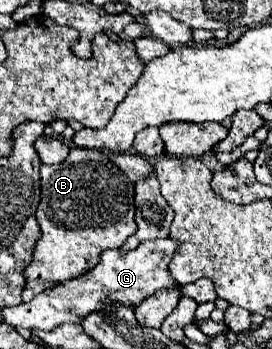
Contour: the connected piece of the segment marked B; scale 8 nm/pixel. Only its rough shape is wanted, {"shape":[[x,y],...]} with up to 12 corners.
{"shape":[[105,152],[41,166],[27,280],[65,282],[137,232]]}

